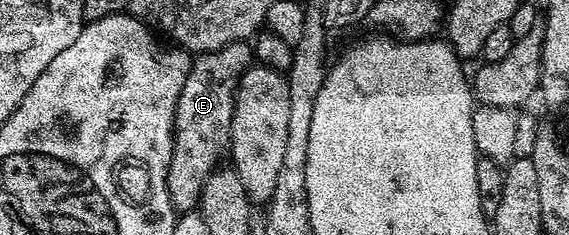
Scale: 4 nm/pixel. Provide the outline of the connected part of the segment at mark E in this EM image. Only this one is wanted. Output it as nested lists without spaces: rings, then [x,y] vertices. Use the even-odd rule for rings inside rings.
[[[246,41],[234,42],[220,50],[198,55],[192,61],[191,71],[185,80],[185,88],[181,88],[181,96],[177,100],[173,156],[167,173],[167,187],[176,211],[191,212],[198,207],[201,192],[205,188],[205,180],[222,163],[219,161],[228,157],[231,148],[231,125],[235,115],[235,91],[239,88],[239,81],[243,79],[243,73],[252,64],[253,50]]]

